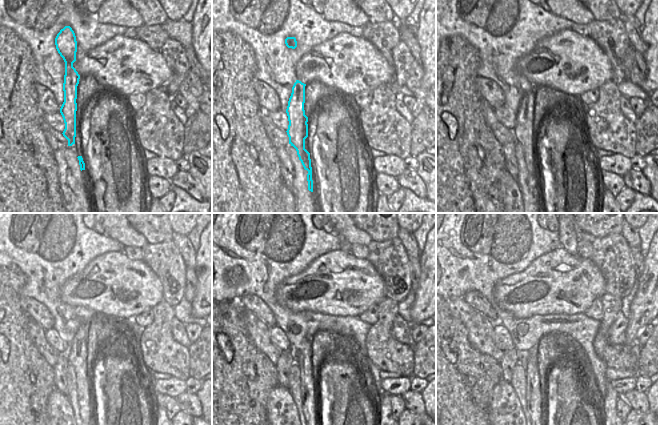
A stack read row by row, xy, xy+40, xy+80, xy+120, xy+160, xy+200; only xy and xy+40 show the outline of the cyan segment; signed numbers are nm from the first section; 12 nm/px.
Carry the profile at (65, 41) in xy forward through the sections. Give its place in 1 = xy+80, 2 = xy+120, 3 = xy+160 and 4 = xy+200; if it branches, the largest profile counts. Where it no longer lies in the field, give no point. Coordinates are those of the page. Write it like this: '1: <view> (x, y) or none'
1: xy+80 (523, 131)
2: xy+120 (77, 353)
3: xy+160 (303, 356)
4: xy+200 (534, 395)

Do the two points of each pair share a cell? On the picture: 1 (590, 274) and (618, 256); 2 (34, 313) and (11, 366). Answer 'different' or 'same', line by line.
1: different
2: different

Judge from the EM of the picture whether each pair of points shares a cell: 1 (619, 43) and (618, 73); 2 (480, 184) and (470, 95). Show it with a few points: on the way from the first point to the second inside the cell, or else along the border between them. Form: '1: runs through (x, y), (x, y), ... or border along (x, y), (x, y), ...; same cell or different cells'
1: runs through (619, 50), (625, 60), (620, 66); same cell
2: runs through (470, 162), (470, 117); same cell

